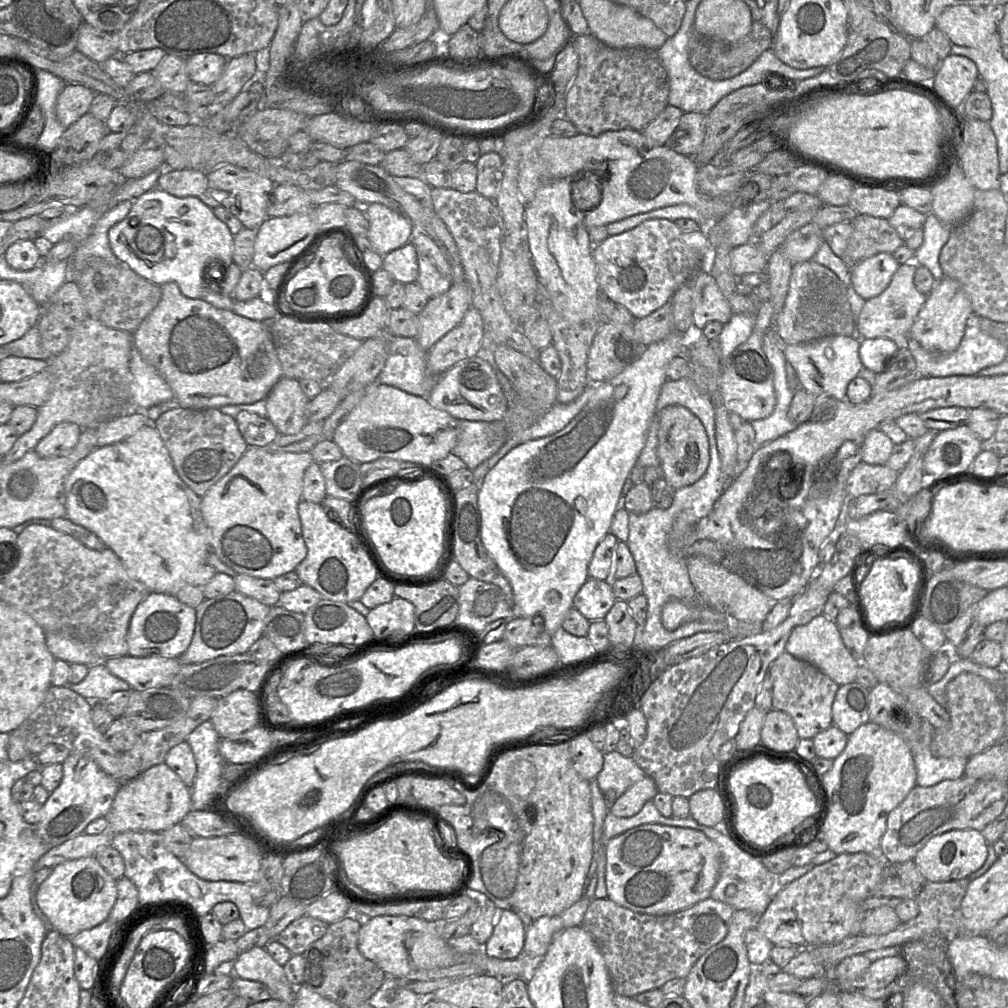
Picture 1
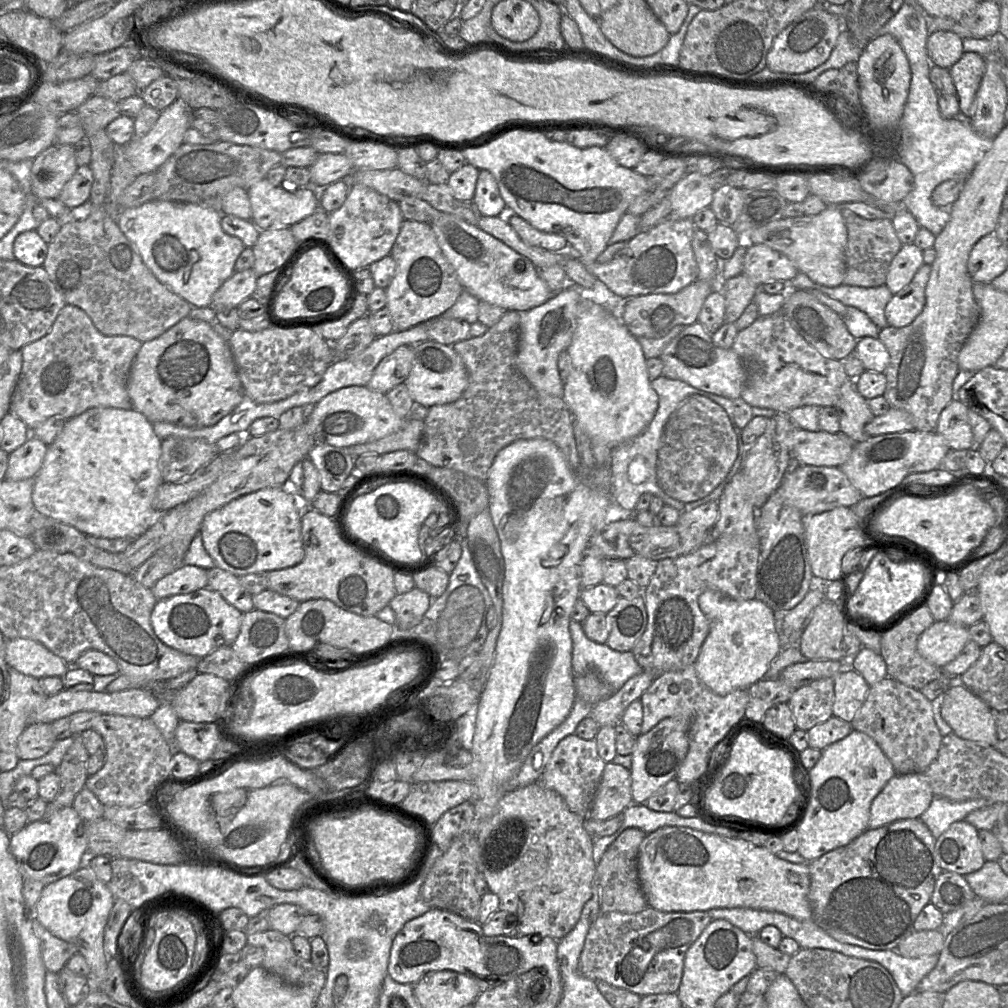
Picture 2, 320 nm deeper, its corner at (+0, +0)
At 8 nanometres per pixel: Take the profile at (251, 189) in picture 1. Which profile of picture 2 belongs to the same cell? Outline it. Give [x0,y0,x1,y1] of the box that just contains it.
[247,178,319,228]

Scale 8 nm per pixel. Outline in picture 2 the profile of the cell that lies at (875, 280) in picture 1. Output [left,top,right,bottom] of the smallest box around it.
[885,243,923,295]

